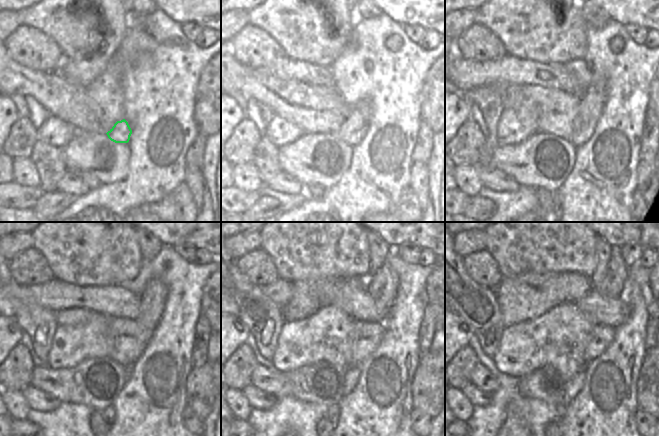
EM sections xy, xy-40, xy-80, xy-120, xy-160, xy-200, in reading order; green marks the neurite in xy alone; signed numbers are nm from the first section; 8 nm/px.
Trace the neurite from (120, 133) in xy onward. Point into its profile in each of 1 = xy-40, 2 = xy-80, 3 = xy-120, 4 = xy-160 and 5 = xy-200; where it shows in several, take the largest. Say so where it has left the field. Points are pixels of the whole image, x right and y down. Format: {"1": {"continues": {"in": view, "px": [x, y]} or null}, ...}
{"1": {"continues": {"in": "xy-40", "px": [352, 131]}}, "2": {"continues": {"in": "xy-80", "px": [592, 101]}}, "3": {"continues": {"in": "xy-120", "px": [152, 300]}}, "4": {"continues": {"in": "xy-160", "px": [382, 285]}}, "5": {"continues": {"in": "xy-200", "px": [614, 284]}}}

